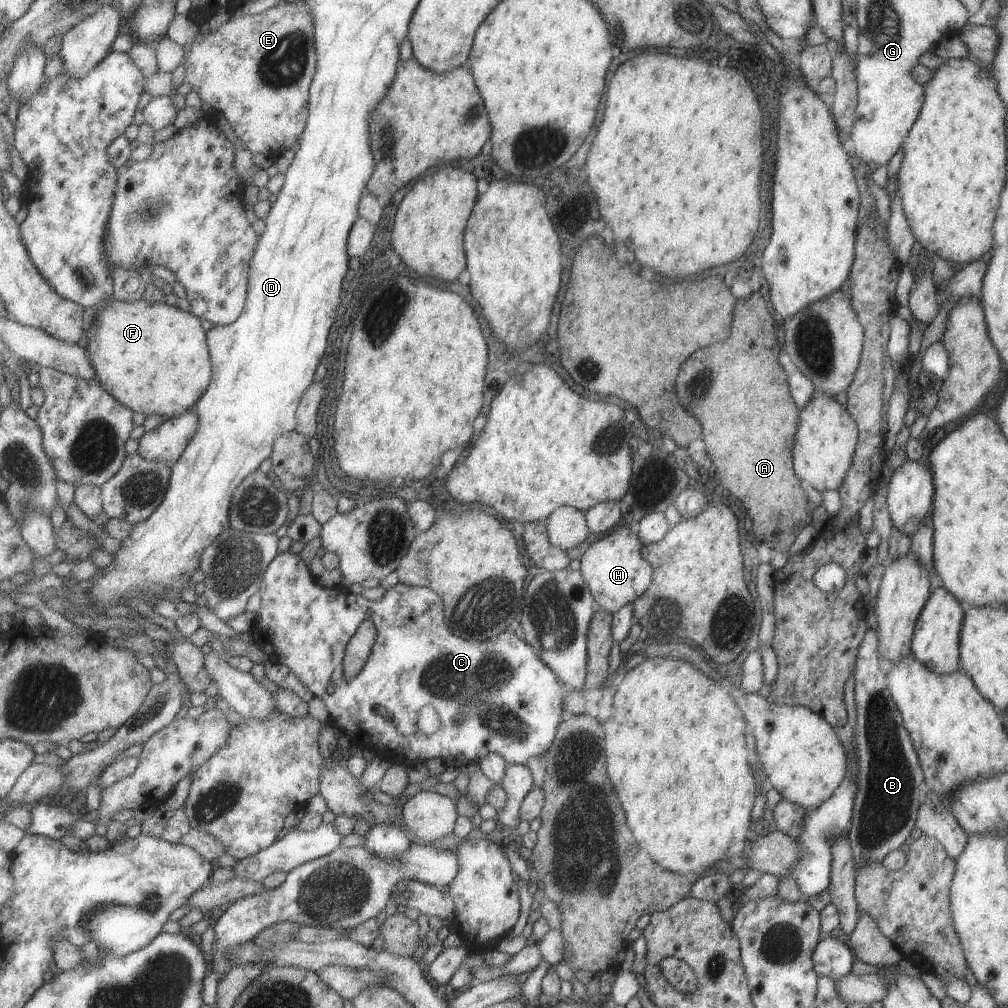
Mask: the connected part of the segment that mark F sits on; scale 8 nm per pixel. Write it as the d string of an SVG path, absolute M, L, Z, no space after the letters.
M111 299L97 310L91 327L86 331L87 354L95 366L97 379L119 402L135 412L147 416L168 416L173 418L185 414L201 400L210 387L214 375L208 331L203 322L192 311L185 312L176 305L163 302L149 302L139 299L131 302Z

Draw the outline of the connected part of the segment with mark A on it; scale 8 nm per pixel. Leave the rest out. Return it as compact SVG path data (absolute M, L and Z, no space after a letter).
M753 292L750 294L749 298L736 299L735 306L732 312L731 330L729 331L729 336L722 343L711 344L711 346L705 346L705 348L699 348L695 350L685 362L681 362L681 368L677 372L677 384L675 384L675 392L681 406L687 411L691 412L703 426L703 442L705 442L705 450L711 458L711 462L715 464L717 470L721 470L721 474L725 474L727 478L723 478L725 484L725 490L729 494L735 496L741 504L745 507L746 513L750 518L752 524L751 529L755 535L755 540L758 543L767 542L770 548L775 550L775 552L787 553L789 546L795 540L797 533L808 523L810 523L810 515L808 509L810 508L809 501L806 498L806 493L803 488L801 488L799 481L800 478L795 474L793 470L792 462L792 446L793 446L793 436L797 430L797 420L799 411L791 398L790 390L787 390L788 380L785 378L785 372L783 368L779 366L777 362L777 356L779 356L780 351L779 342L777 342L777 336L775 335L775 322L773 316L767 310L767 304L763 299L763 296L759 292Z

